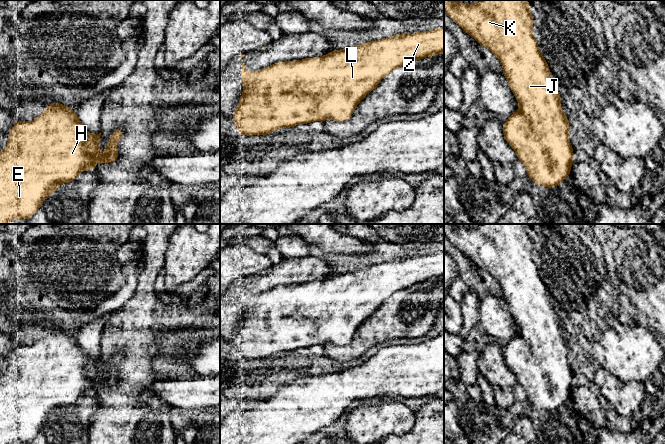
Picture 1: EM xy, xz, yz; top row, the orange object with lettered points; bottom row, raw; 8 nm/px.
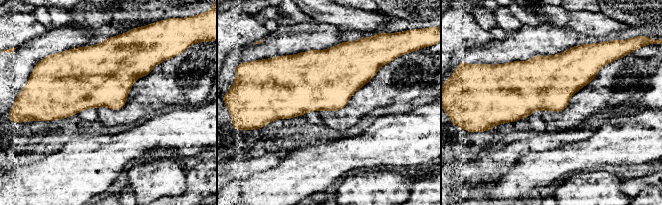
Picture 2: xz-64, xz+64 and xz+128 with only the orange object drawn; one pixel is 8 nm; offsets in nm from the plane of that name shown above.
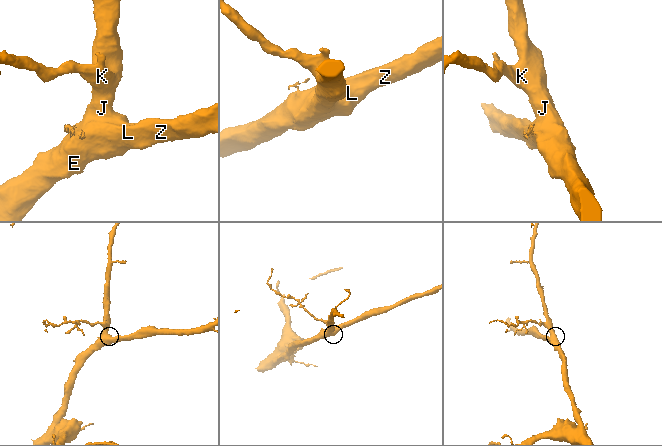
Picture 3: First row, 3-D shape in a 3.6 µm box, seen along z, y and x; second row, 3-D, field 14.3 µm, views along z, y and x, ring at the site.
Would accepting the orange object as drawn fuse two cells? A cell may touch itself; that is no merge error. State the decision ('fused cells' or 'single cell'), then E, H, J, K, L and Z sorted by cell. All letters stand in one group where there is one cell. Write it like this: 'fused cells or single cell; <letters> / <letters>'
single cell; E H J K L Z

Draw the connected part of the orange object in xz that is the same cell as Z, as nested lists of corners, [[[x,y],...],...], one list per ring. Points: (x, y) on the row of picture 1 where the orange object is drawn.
[[[444,27],[364,42],[354,48],[333,50],[323,57],[278,62],[256,72],[248,72],[245,69],[245,63],[242,62],[240,78],[244,91],[231,119],[241,136],[268,135],[279,128],[291,128],[300,123],[308,124],[327,119],[345,122],[352,116],[357,104],[378,86],[384,76],[400,66],[424,57],[439,55],[442,52],[444,52]]]

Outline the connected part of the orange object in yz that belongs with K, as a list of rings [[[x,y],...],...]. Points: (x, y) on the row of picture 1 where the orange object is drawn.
[[[444,0],[444,11],[499,58],[502,74],[519,103],[519,110],[503,124],[506,142],[525,165],[527,176],[538,185],[552,188],[571,174],[574,154],[568,139],[568,118],[560,107],[561,96],[532,33],[533,16],[528,3],[528,0],[480,0],[476,4],[465,4]]]

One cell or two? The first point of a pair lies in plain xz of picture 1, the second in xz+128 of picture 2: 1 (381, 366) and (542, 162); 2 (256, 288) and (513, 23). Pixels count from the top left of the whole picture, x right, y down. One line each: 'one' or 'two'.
1: one
2: two

